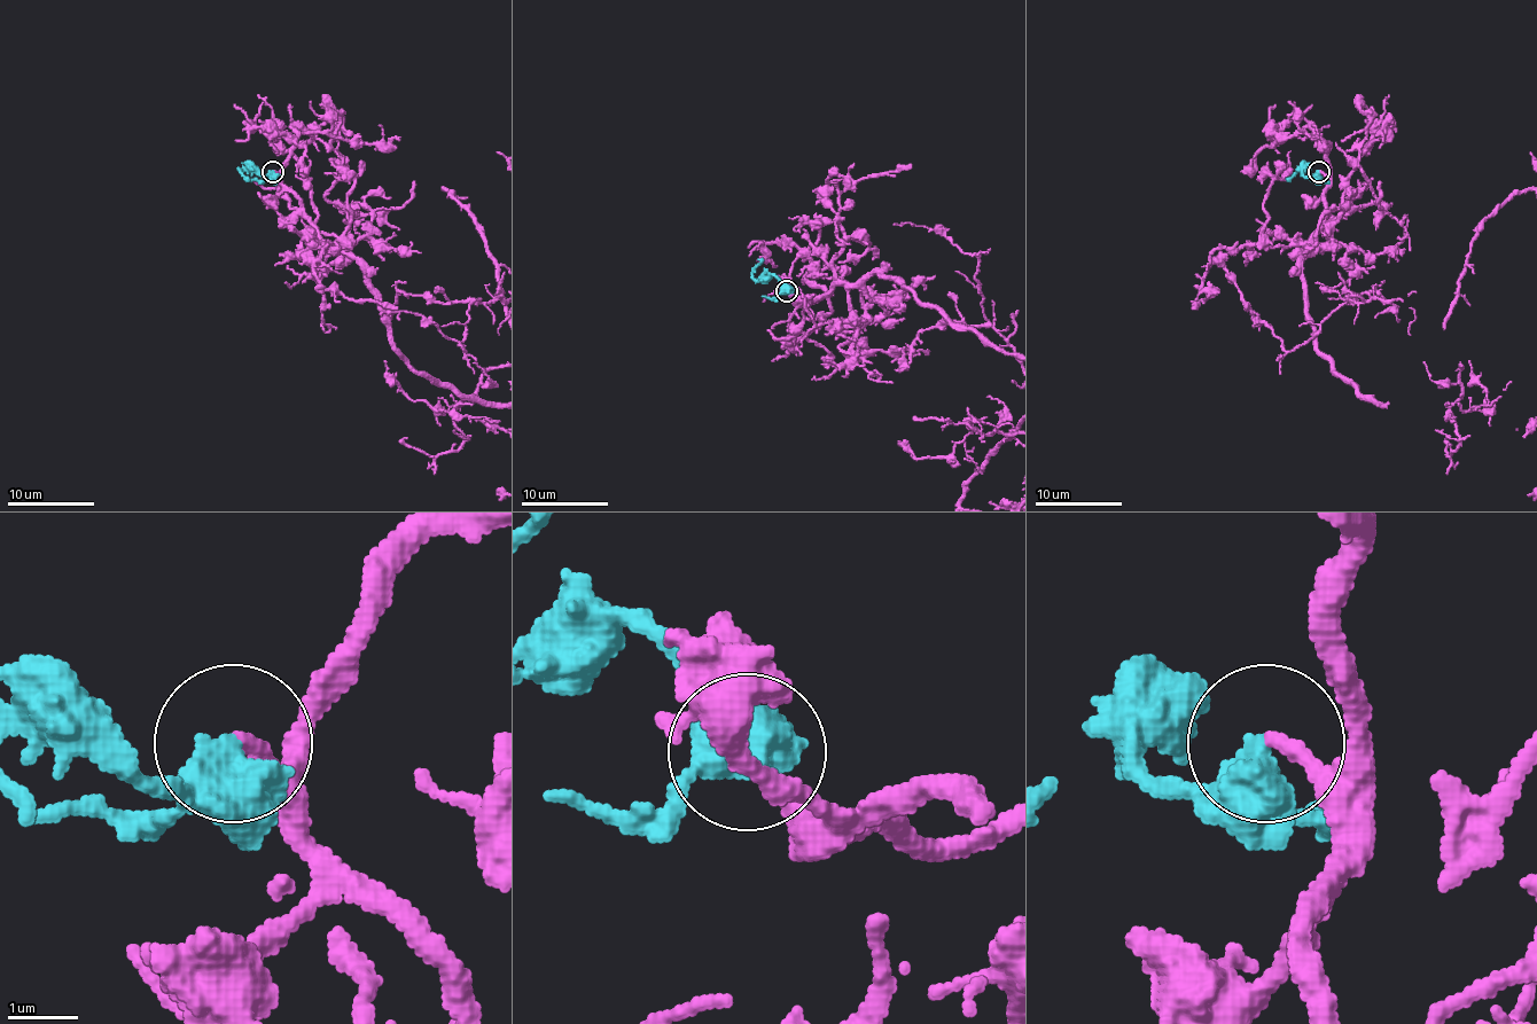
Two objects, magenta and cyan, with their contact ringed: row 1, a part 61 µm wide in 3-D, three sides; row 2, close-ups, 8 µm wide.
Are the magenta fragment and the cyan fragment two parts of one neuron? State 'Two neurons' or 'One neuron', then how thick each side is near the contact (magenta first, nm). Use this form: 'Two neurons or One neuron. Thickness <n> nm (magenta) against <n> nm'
One neuron. Thickness 200 nm (magenta) against 550 nm

